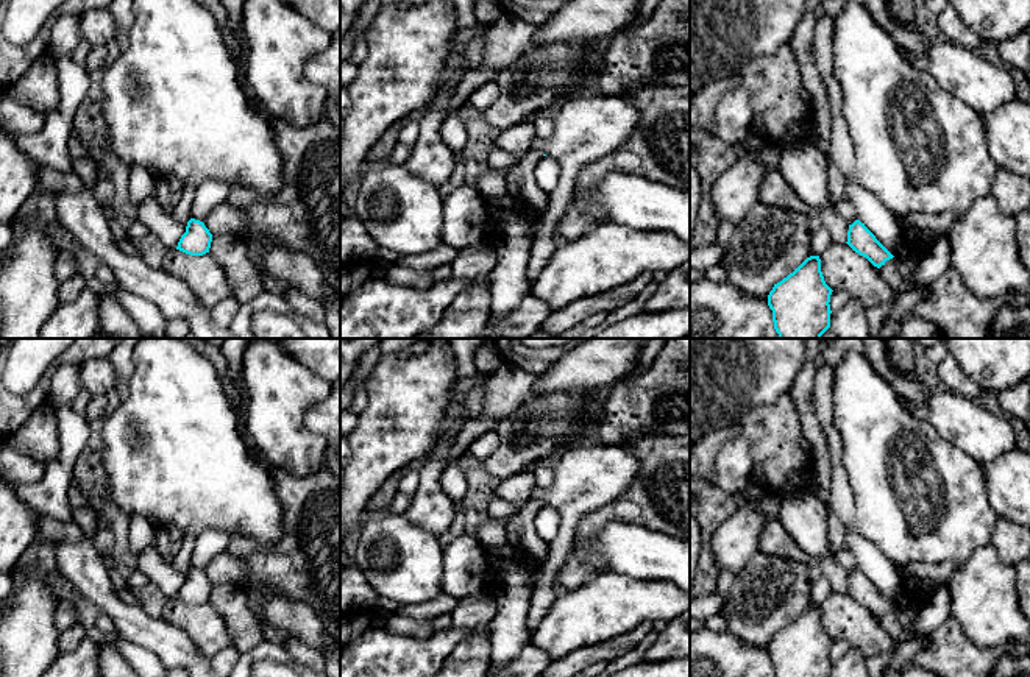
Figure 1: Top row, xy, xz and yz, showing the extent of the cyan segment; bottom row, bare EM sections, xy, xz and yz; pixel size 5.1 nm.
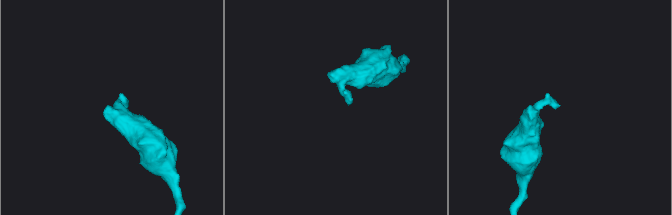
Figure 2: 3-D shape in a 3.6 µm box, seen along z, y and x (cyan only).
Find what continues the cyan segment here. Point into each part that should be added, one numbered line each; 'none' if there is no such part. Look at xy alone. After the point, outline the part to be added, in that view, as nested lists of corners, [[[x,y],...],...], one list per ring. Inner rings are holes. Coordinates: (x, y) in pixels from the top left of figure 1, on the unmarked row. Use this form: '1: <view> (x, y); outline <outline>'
1: xy (181, 562); outline [[[183,535],[183,544],[176,557],[170,562],[170,565],[184,576],[187,576],[187,571],[192,568],[190,557],[194,546],[195,546],[195,538],[192,535]]]

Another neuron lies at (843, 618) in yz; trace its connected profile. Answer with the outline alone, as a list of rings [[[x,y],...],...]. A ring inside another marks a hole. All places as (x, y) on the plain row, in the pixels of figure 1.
[[[832,591],[819,605],[821,621],[832,640],[843,640],[863,657],[882,657],[894,650],[894,638],[877,616],[847,593]]]

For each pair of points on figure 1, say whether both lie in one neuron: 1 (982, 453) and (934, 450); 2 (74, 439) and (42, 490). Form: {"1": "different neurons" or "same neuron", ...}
{"1": "different neurons", "2": "same neuron"}

